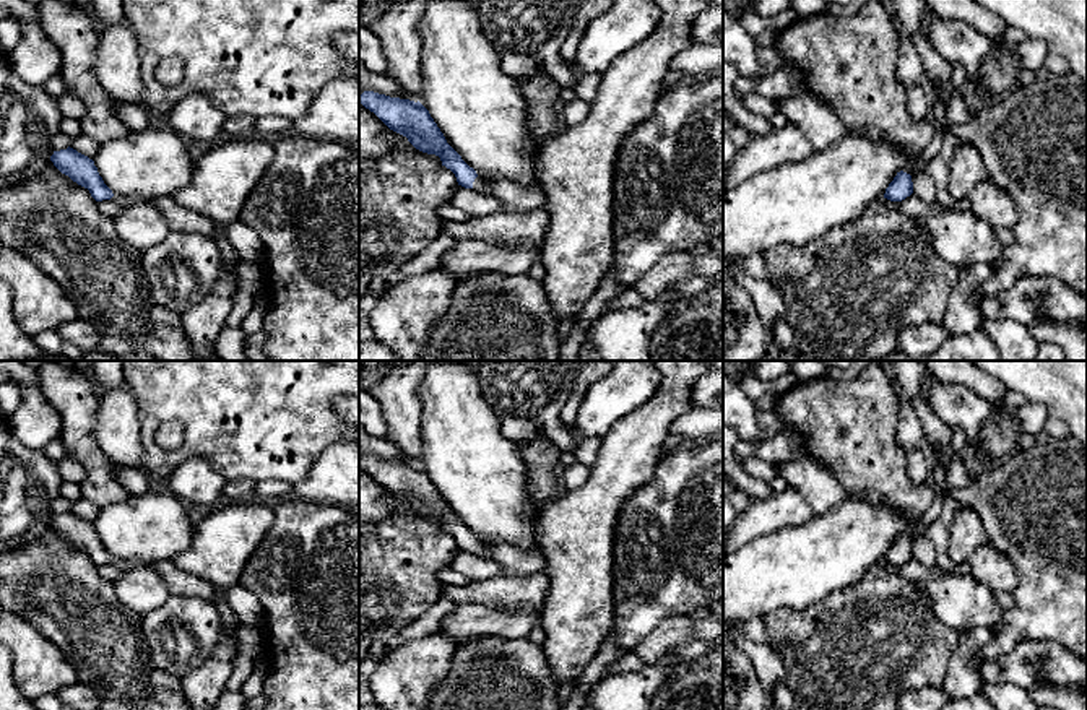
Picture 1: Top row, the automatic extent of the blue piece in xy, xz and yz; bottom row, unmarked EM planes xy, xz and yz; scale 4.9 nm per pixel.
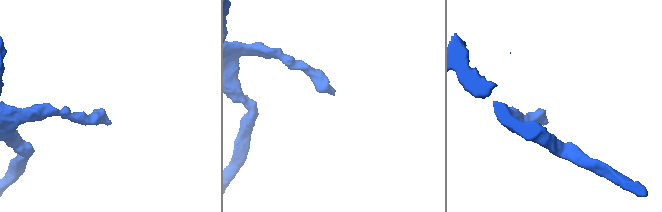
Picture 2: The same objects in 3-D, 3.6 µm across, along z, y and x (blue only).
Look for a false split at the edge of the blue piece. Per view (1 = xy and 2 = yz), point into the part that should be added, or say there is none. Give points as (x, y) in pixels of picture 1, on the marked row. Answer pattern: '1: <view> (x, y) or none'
1: xy (116, 199)
2: none

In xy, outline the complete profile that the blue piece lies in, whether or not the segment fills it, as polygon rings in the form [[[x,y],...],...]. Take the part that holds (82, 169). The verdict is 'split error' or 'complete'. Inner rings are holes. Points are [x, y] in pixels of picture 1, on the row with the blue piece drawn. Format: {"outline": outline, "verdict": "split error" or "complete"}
{"outline": [[[70,146],[67,149],[54,151],[50,161],[62,174],[88,188],[96,201],[114,200],[122,206],[133,201],[132,198],[120,198],[114,195],[99,175],[94,161]]], "verdict": "split error"}

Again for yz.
{"outline": [[[900,171],[886,188],[884,198],[890,201],[902,201],[913,193],[912,175]]], "verdict": "complete"}

